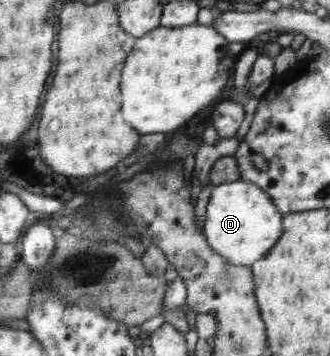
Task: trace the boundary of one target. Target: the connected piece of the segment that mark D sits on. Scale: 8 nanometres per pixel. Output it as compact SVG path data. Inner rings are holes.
M241 178L212 188L203 231L217 253L233 265L252 266L276 246L283 230L283 215L273 199L257 184Z

